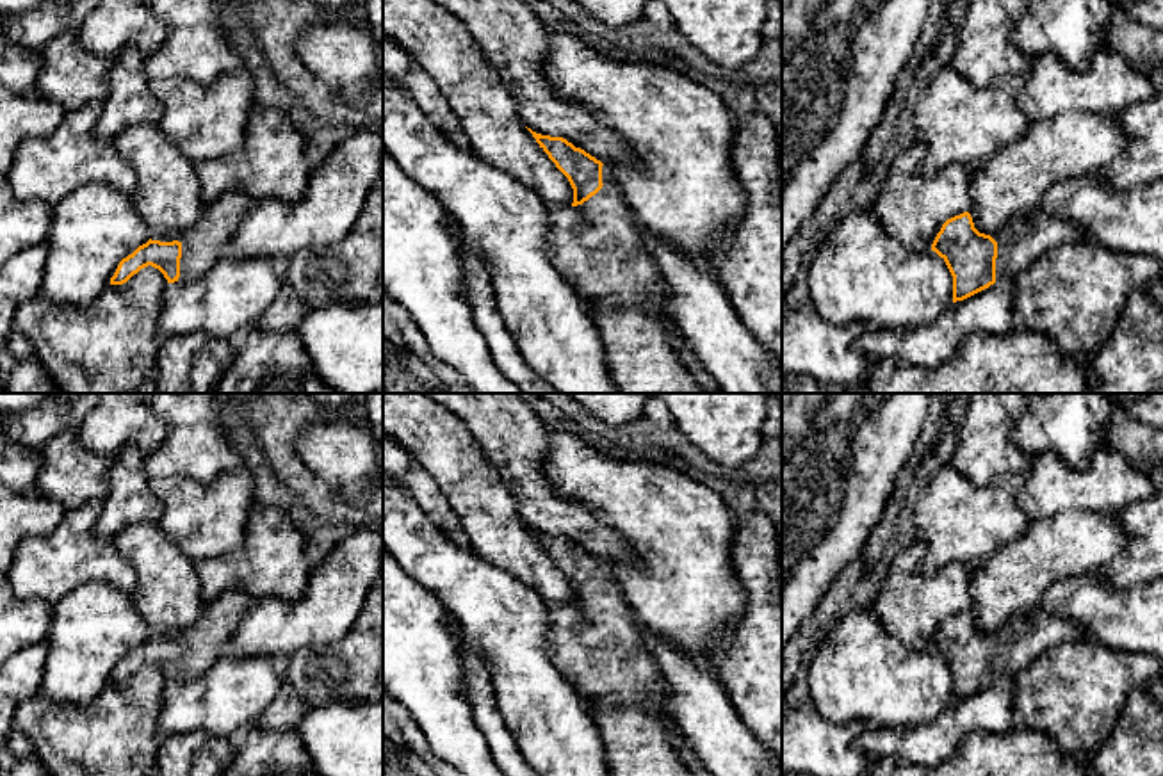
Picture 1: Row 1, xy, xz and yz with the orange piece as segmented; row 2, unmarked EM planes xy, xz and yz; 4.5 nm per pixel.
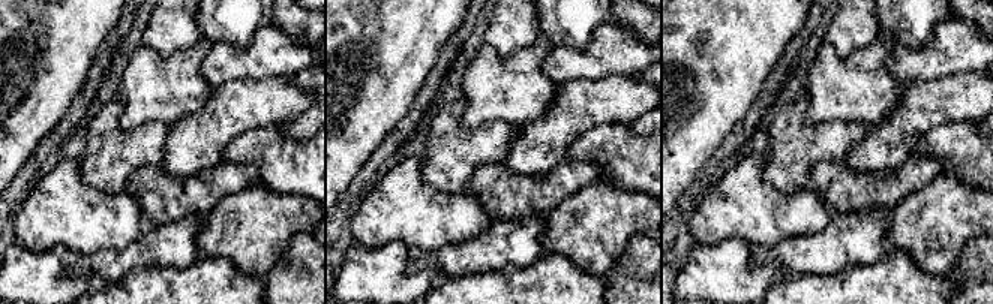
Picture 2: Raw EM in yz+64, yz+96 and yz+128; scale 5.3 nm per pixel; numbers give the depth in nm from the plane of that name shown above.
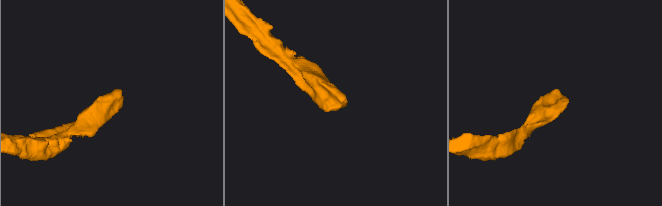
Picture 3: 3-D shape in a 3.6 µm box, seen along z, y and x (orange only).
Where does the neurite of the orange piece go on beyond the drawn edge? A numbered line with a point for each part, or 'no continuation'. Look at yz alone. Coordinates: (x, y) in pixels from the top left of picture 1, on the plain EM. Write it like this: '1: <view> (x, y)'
1: yz (1017, 646)

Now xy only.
1: xy (203, 643)

